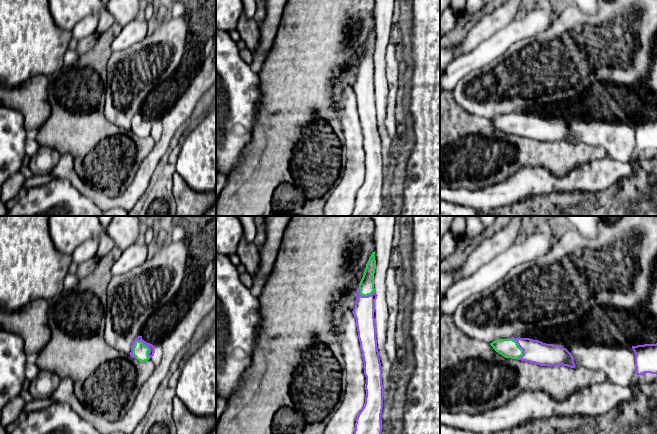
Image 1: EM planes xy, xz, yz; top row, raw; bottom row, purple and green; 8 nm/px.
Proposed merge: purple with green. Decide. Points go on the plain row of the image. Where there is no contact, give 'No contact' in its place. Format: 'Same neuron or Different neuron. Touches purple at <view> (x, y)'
Same neuron. Touches purple at xy (147, 122)

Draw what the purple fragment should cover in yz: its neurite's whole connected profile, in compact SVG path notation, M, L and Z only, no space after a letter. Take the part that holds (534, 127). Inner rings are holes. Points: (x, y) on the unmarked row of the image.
M530 114L497 115L490 119L505 134L535 139L540 142L567 142L575 144L571 129L564 123L546 120Z

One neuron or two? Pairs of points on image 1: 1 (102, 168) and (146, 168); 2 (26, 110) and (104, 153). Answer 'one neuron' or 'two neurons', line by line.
1: two neurons
2: two neurons

